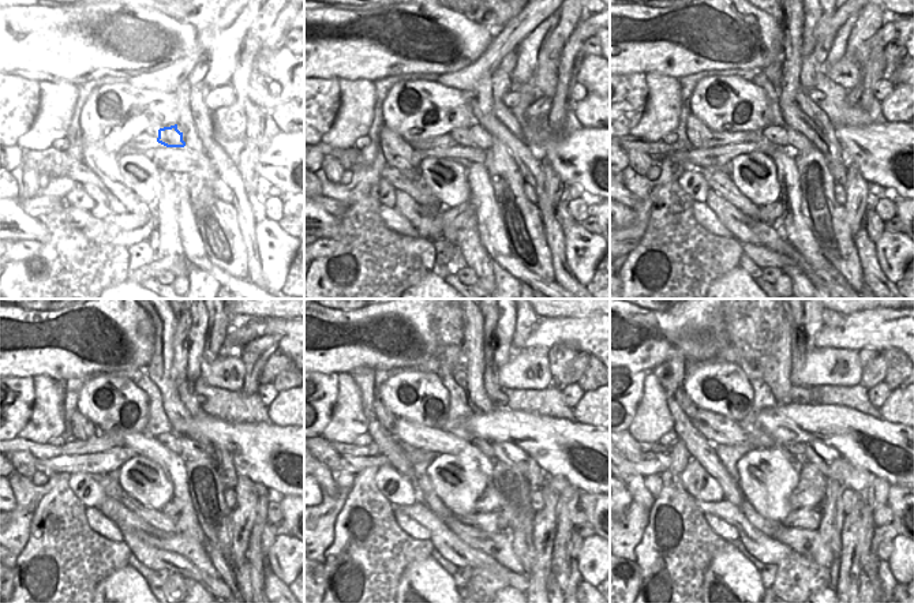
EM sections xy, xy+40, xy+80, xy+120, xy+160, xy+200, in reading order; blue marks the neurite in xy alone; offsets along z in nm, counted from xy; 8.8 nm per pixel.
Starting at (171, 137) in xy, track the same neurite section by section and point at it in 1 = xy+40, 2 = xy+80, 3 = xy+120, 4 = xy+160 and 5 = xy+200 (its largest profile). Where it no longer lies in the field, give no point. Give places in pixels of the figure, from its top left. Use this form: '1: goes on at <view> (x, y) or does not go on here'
1: goes on at xy+40 (480, 137)
2: goes on at xy+80 (797, 142)
3: goes on at xy+120 (190, 449)
4: goes on at xy+160 (509, 453)
5: goes on at xy+200 (831, 464)

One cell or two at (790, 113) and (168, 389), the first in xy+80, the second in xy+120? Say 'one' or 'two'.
one

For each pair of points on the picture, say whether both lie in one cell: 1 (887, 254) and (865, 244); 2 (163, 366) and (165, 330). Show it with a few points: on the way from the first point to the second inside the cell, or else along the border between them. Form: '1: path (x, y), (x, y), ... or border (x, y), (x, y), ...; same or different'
1: border (873, 243), (877, 265), (887, 278); different
2: path (163, 358), (164, 339); same

